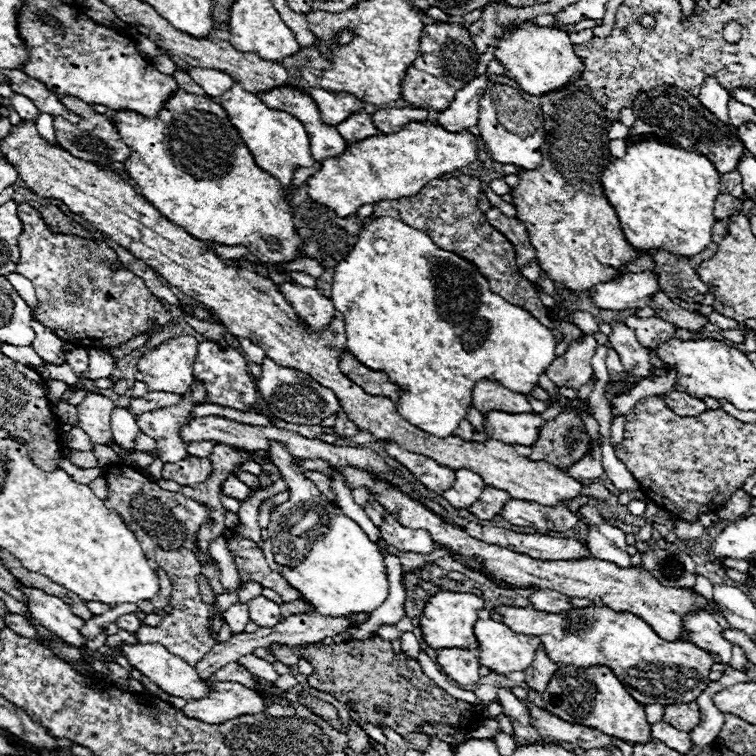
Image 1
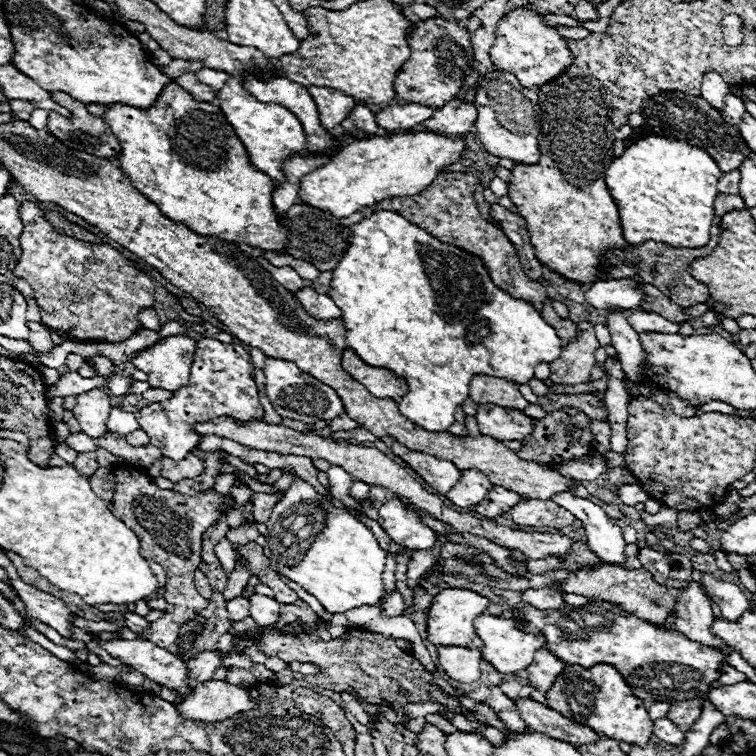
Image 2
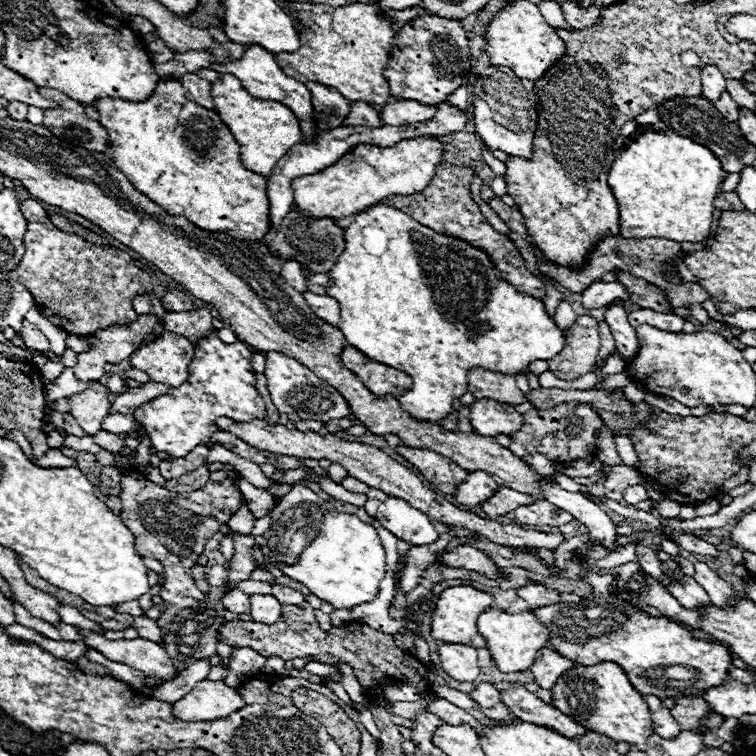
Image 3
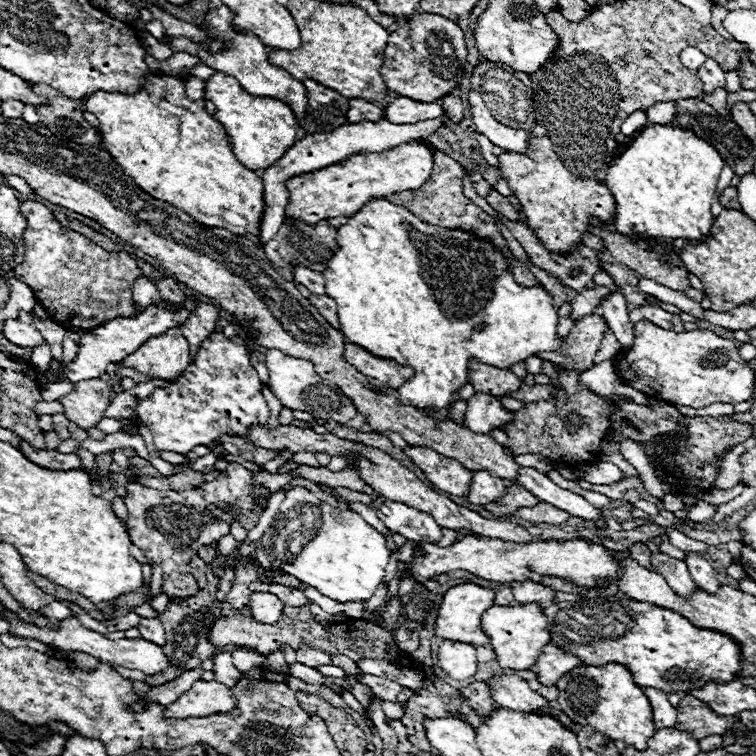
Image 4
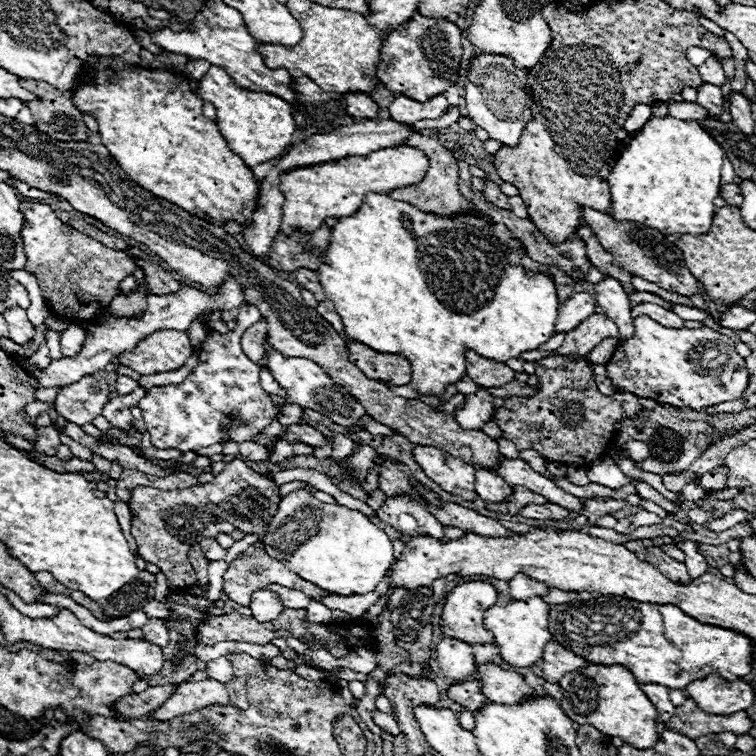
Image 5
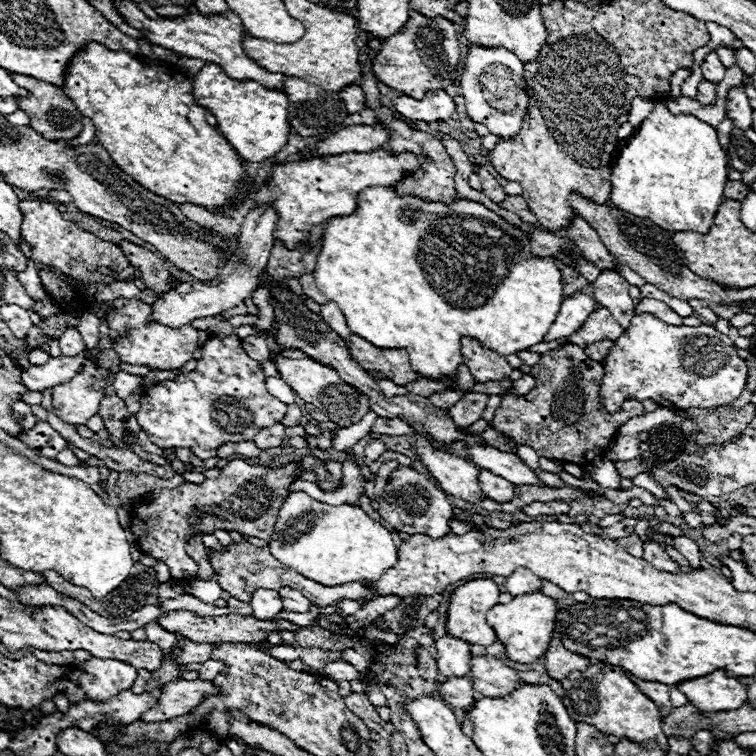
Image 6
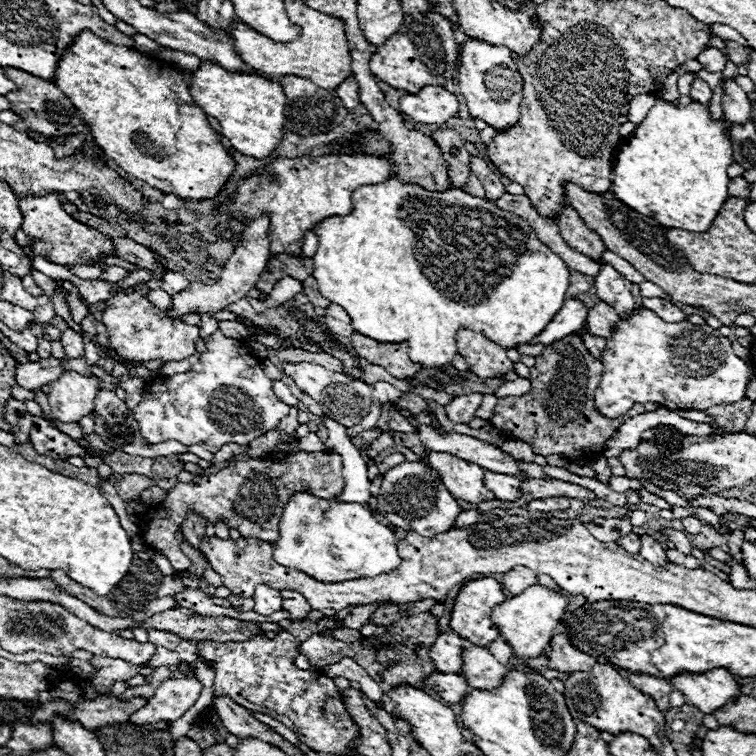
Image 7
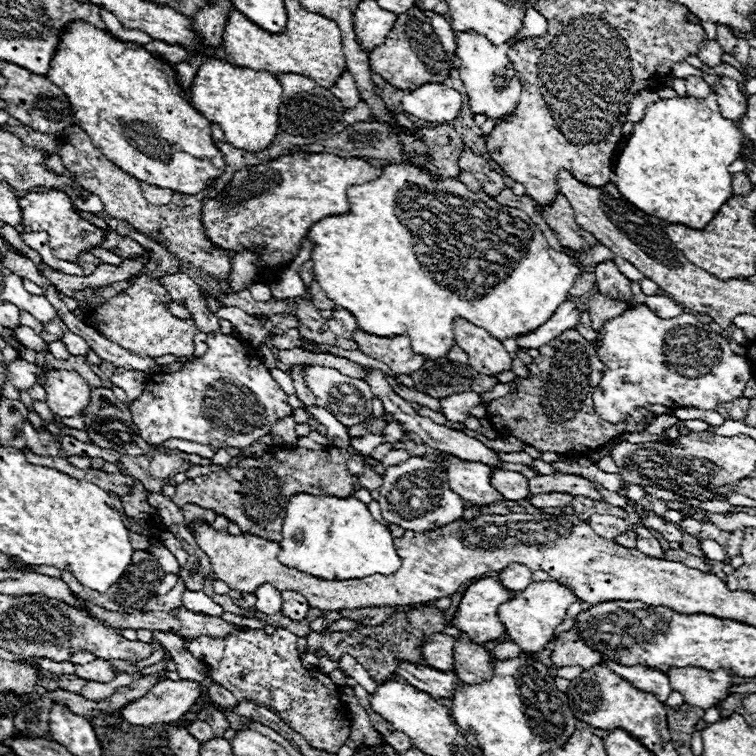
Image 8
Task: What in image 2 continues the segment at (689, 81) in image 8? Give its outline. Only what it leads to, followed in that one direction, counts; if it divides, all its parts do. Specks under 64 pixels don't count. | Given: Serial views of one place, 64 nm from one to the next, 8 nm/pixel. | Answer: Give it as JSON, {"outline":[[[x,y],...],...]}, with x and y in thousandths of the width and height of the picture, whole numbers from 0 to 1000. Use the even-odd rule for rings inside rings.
{"outline":[[[971,124],[960,127],[960,143],[958,143],[958,156],[960,161],[966,161],[968,167],[976,167],[981,159],[981,151],[987,148],[987,140],[979,130],[974,130]]]}

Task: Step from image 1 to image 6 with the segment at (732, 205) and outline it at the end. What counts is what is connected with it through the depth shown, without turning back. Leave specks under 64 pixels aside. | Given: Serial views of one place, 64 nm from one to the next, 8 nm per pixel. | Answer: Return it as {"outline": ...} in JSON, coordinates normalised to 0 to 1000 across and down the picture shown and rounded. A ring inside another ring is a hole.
{"outline":[[[968,238],[960,241],[960,251],[958,251],[958,262],[960,265],[976,265],[976,267],[981,267],[987,262],[987,257],[989,257],[989,243],[984,243],[984,241],[968,241]]]}

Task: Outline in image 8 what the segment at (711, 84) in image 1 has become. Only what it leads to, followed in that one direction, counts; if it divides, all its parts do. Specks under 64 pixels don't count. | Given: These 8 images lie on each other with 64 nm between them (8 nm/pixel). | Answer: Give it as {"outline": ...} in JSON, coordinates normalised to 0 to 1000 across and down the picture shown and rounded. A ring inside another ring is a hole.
{"outline":[[[929,56],[926,58],[926,66],[923,66],[923,77],[929,79],[929,85],[944,90],[944,87],[952,87],[955,85],[955,63],[950,56]]]}

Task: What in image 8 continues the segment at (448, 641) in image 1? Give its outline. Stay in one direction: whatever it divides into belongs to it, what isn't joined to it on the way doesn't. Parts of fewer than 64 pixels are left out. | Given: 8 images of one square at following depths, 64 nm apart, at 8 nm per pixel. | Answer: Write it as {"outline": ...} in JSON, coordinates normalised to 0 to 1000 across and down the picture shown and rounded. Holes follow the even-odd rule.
{"outline":[[[638,765],[616,778],[598,817],[598,828],[635,854],[659,847],[667,839],[667,828],[659,823],[659,802],[677,788],[680,783],[669,780],[661,767]]]}

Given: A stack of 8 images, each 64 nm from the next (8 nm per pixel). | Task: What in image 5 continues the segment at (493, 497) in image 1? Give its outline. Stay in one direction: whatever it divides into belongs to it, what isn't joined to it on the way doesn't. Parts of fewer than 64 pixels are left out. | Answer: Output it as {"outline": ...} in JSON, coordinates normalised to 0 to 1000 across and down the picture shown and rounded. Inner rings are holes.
{"outline":[[[677,643],[677,653],[675,653],[675,659],[669,664],[646,664],[643,672],[651,675],[651,677],[659,677],[659,680],[677,680],[680,683],[693,669],[720,667],[720,664],[722,661],[714,653],[706,653],[693,643]]]}

